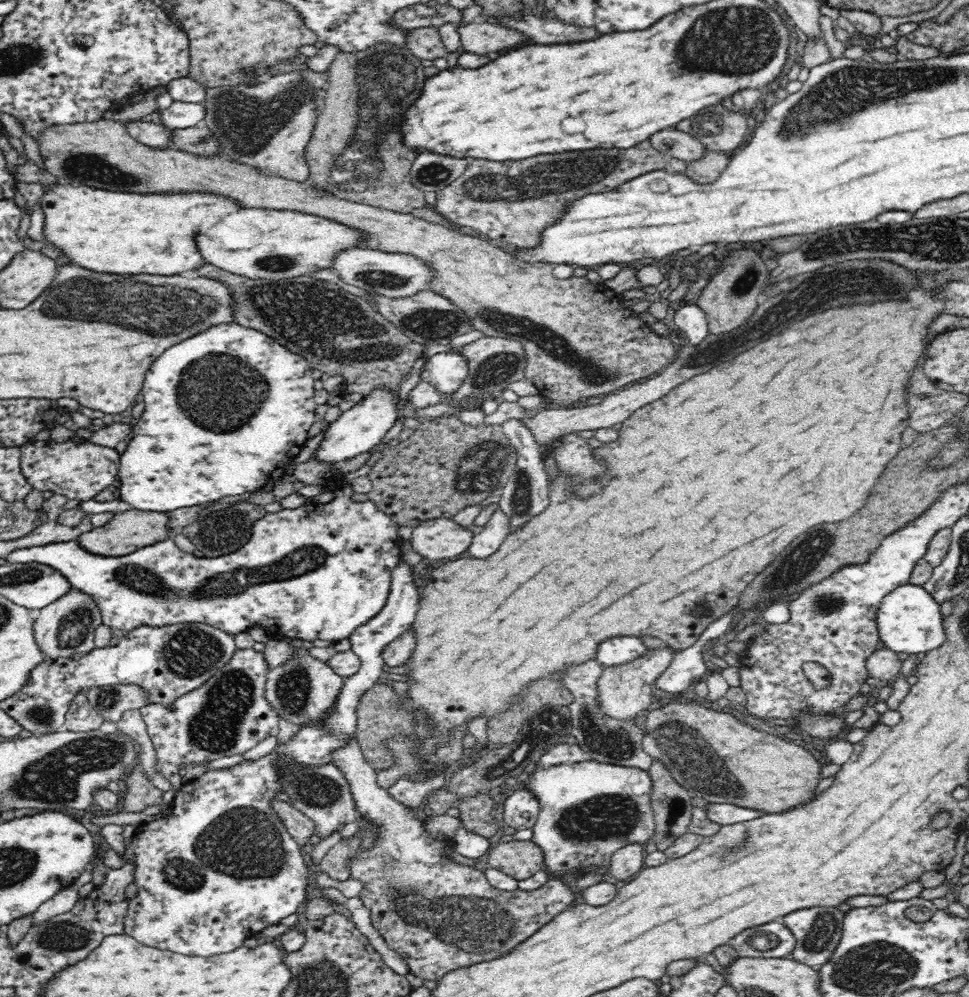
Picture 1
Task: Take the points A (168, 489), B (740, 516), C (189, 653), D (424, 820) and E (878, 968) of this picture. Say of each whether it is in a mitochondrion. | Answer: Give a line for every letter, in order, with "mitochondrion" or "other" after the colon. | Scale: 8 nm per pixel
A: other
B: other
C: mitochondrion
D: other
E: mitochondrion

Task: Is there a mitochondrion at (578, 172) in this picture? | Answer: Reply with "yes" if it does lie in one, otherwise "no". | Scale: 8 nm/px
yes

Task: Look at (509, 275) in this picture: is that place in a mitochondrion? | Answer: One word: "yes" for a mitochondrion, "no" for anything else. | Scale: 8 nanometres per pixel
no

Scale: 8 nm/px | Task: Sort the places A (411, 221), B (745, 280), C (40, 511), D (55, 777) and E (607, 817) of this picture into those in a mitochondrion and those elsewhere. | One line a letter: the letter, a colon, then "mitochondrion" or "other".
A: other
B: mitochondrion
C: other
D: mitochondrion
E: mitochondrion

